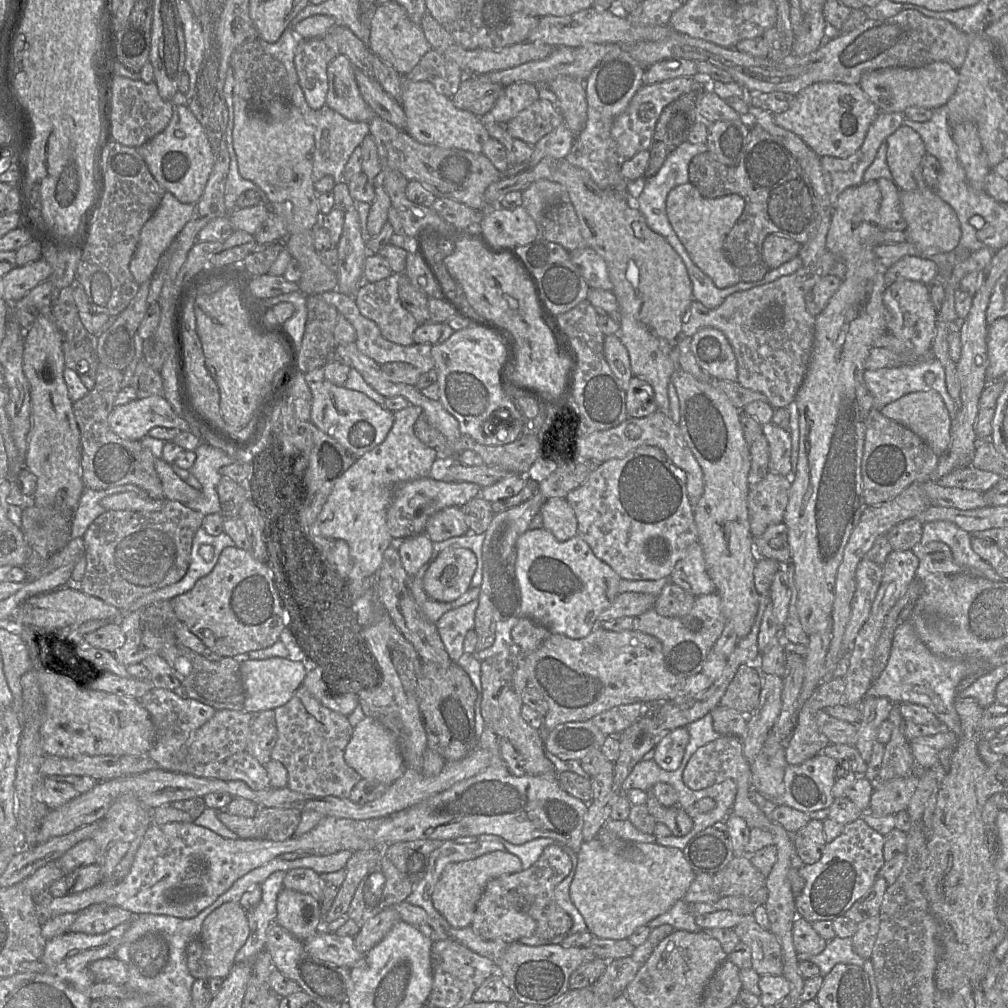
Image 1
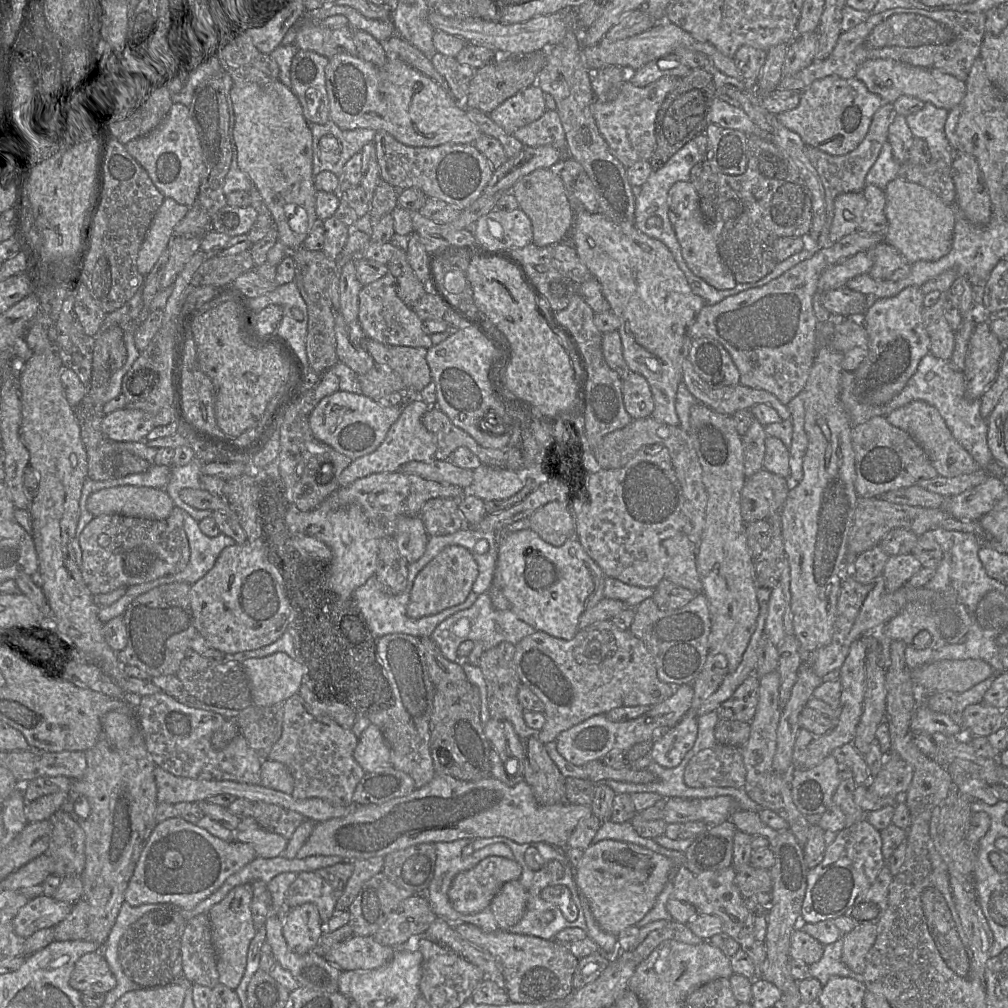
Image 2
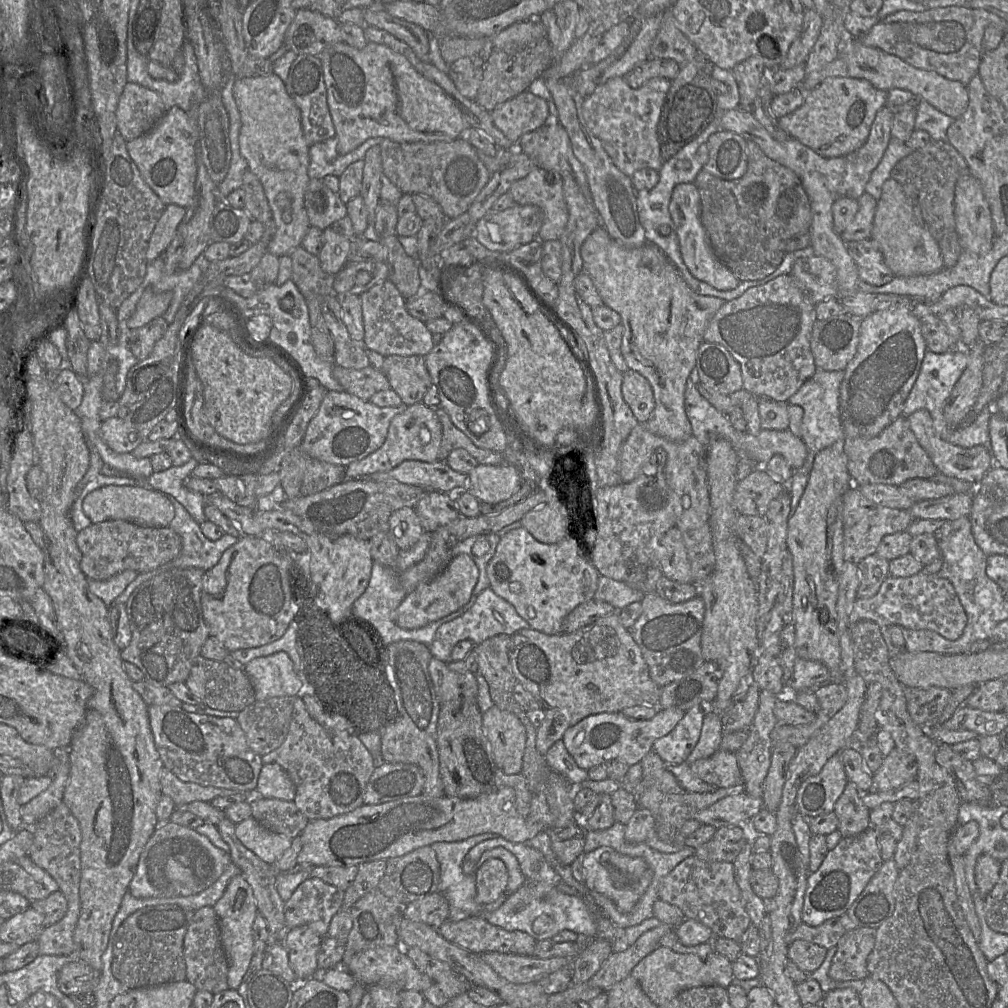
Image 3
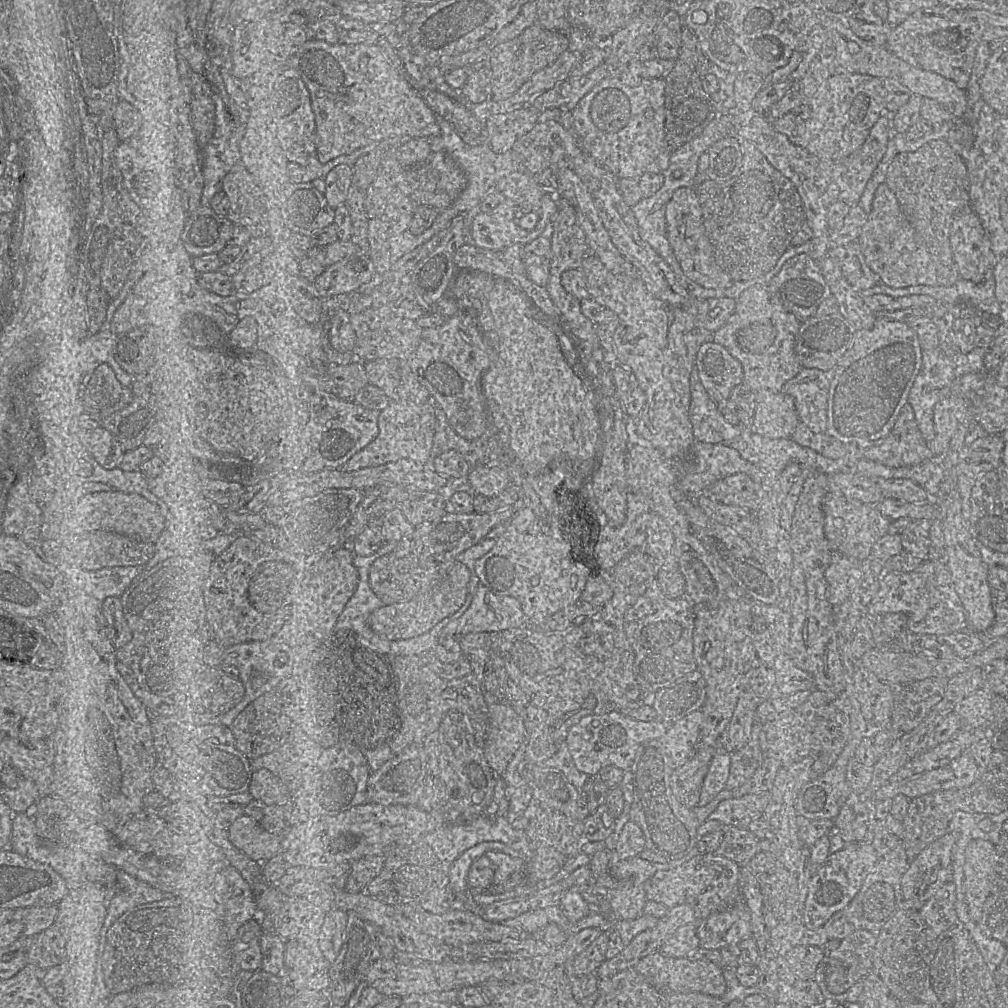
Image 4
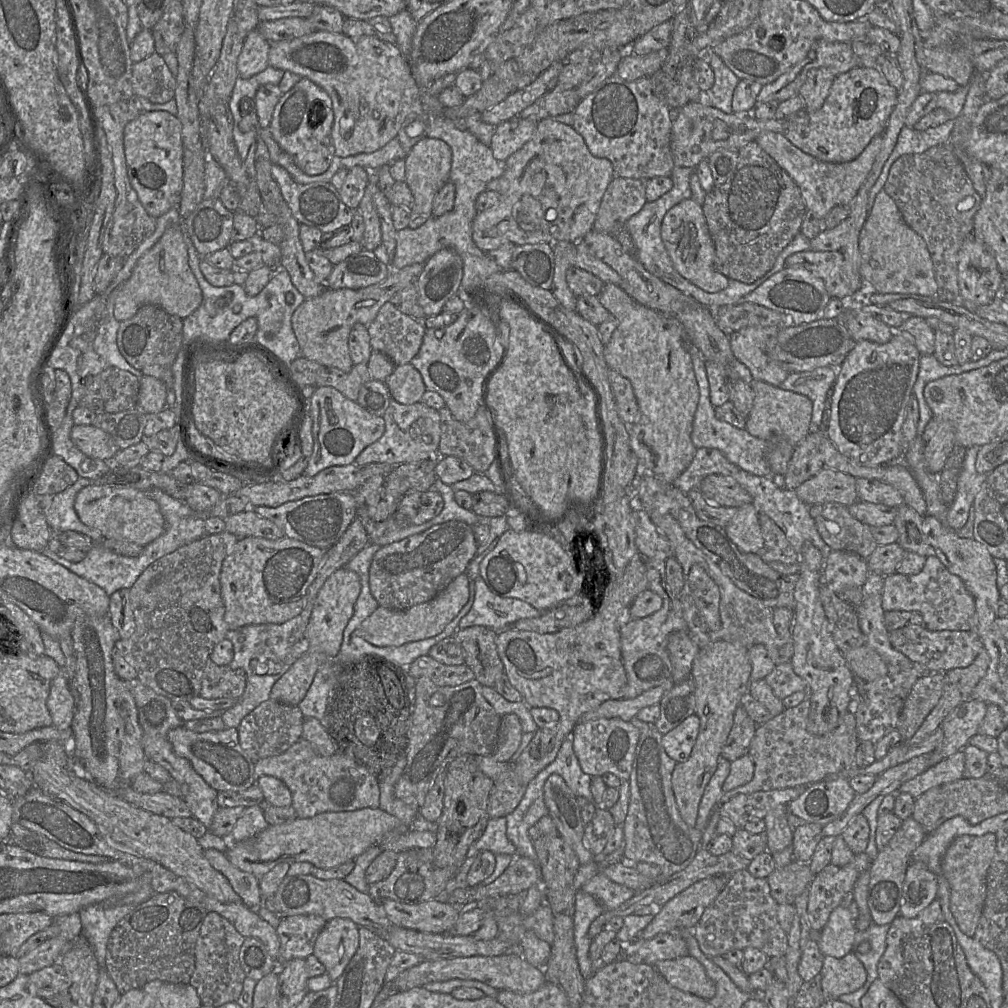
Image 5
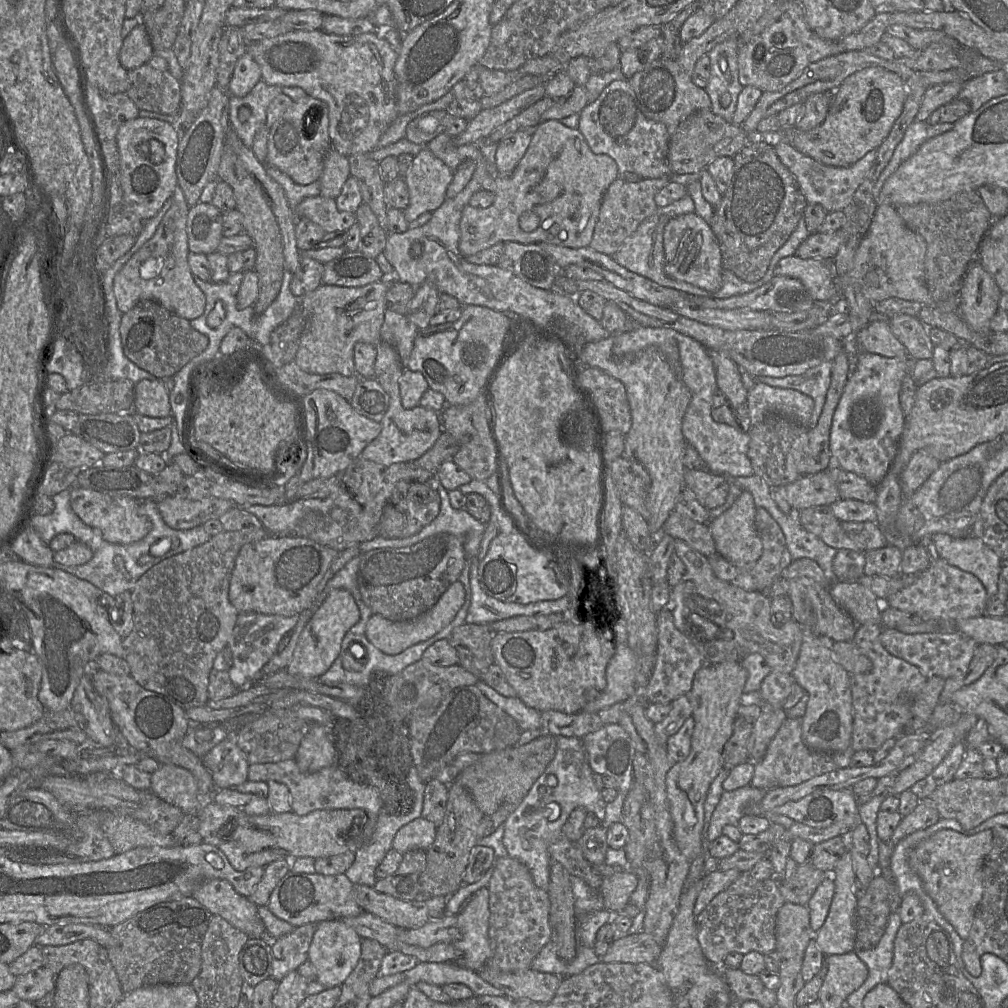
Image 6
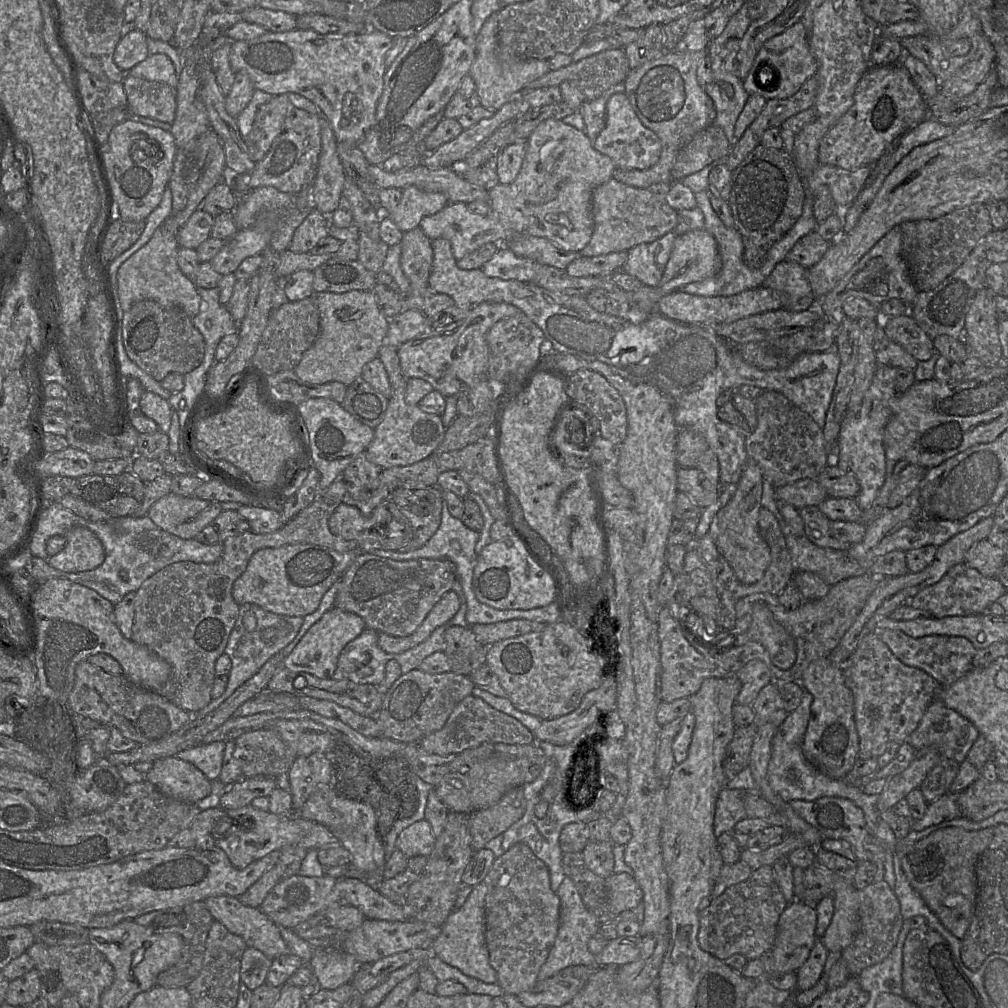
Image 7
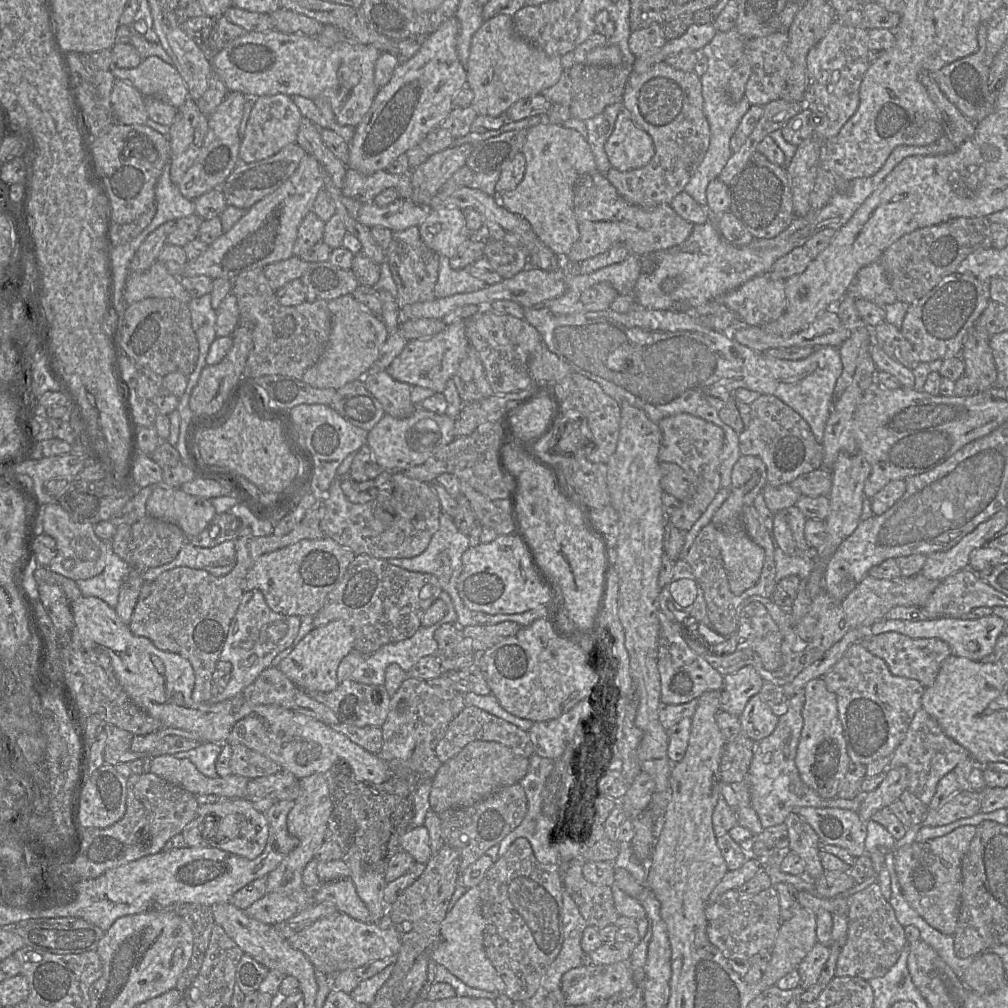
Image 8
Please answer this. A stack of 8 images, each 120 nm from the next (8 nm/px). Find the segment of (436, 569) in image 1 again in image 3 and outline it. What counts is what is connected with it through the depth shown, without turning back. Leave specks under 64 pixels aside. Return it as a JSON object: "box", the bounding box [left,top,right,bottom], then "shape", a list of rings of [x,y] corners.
{"box":[394,554,479,630],"shape":[[[468,554],[454,556],[436,577],[406,595],[394,613],[395,623],[402,629],[413,630],[448,616],[469,602],[478,578],[479,569]]]}

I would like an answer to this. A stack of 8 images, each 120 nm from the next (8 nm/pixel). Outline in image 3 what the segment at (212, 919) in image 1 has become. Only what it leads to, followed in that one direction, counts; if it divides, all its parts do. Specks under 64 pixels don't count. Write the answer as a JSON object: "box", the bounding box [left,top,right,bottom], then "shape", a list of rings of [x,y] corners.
{"box":[213,874,258,990],"shape":[[[242,874],[234,876],[222,897],[213,905],[220,928],[220,940],[228,963],[227,984],[236,990],[253,956],[252,924],[258,912],[252,888]]]}

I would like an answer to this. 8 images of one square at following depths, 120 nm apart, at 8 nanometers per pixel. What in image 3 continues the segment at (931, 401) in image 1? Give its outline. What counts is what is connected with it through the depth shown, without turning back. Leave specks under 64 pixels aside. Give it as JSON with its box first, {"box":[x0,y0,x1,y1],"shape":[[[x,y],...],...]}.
{"box":[907,410,995,486],"shape":[[[917,410],[907,416],[907,420],[919,444],[927,452],[940,473],[978,486],[986,473],[995,465],[992,453],[982,445],[964,448],[943,440],[935,430],[928,410]]]}

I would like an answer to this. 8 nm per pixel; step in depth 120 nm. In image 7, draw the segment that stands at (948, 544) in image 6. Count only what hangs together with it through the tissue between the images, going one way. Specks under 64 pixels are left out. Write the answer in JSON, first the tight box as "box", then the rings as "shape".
{"box":[961,538,1004,578],"shape":[[[987,538],[974,543],[965,553],[961,563],[977,570],[987,578],[995,578],[1004,559],[1004,552]]]}

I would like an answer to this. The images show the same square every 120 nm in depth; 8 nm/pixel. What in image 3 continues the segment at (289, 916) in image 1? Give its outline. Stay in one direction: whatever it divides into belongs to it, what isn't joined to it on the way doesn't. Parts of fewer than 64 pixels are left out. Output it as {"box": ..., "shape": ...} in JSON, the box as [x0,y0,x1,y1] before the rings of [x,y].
{"box":[281,925,322,982],"shape":[[[308,925],[287,929],[283,934],[281,941],[288,952],[290,966],[299,982],[315,976],[321,940],[322,937]]]}

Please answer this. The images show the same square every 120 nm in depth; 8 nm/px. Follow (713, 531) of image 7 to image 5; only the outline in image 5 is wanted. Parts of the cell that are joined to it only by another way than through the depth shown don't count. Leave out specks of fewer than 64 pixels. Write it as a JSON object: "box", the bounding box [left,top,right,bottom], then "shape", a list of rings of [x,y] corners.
{"box":[724,504,764,553],"shape":[[[754,504],[740,507],[724,528],[730,540],[744,553],[759,553],[764,538],[759,522],[759,512]]]}

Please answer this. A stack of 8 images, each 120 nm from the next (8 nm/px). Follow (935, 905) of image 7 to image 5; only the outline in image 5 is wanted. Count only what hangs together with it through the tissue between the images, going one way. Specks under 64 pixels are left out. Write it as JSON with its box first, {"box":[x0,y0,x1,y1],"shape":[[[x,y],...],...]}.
{"box":[942,833,996,937],"shape":[[[986,833],[981,836],[961,835],[948,846],[942,860],[942,872],[950,885],[950,910],[967,936],[973,937],[986,899],[986,877],[996,850],[996,836]]]}

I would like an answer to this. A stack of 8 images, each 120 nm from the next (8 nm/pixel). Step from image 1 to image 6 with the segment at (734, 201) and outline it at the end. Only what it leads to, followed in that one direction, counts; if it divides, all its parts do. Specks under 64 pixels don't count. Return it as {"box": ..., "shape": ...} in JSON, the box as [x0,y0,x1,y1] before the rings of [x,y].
{"box":[663,212,722,292],"shape":[[[695,212],[675,217],[663,231],[664,272],[667,276],[714,292],[722,285],[721,252],[709,224]]]}

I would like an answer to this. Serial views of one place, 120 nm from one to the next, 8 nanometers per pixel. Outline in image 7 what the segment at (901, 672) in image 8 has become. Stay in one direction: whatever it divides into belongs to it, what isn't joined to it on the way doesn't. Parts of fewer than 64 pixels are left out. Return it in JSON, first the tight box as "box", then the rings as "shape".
{"box":[874,630,977,686],"shape":[[[874,630],[878,638],[905,665],[918,668],[935,679],[940,686],[948,686],[965,675],[977,649],[961,636],[928,635],[918,638],[908,636],[901,630]]]}

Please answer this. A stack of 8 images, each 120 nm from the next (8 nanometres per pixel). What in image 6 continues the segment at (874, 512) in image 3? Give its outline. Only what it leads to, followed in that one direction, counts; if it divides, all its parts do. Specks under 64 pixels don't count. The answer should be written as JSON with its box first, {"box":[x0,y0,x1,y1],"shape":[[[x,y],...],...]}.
{"box":[800,505,865,552],"shape":[[[818,505],[800,511],[800,522],[810,533],[835,549],[865,552],[864,547],[852,540],[843,530],[830,505]]]}

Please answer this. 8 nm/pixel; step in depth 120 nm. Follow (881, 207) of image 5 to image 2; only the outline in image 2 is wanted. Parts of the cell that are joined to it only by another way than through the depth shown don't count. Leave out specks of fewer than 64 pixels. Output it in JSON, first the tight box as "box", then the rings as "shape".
{"box":[884,177,956,264],"shape":[[[899,177],[888,183],[885,195],[888,226],[884,241],[899,251],[910,264],[919,260],[936,261],[950,252],[956,221],[954,206],[945,204],[931,190]]]}

